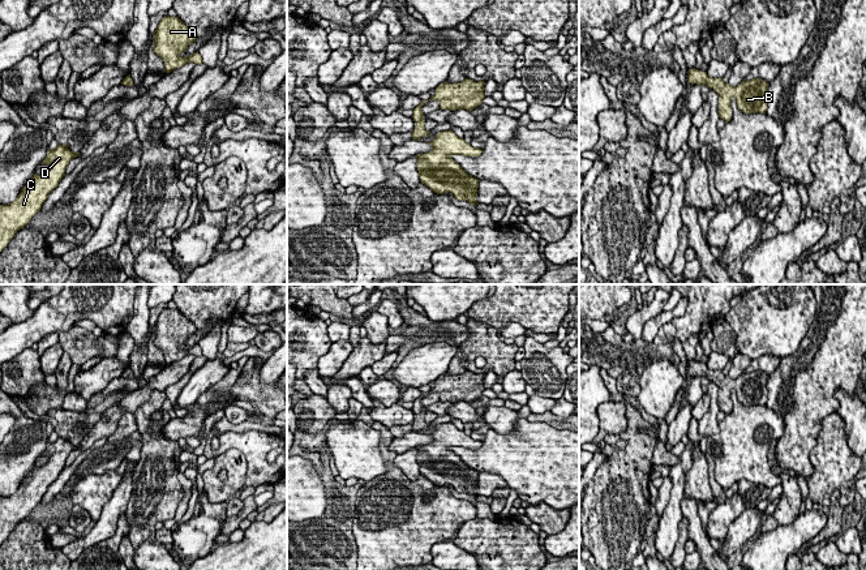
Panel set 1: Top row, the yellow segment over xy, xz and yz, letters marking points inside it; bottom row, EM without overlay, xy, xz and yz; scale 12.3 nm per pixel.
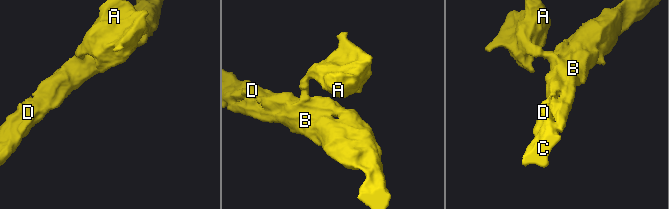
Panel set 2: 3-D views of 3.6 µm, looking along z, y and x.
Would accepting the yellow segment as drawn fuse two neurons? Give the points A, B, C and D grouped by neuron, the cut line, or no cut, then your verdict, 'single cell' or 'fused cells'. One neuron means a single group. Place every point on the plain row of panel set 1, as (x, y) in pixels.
A B C D | no cut | single cell

